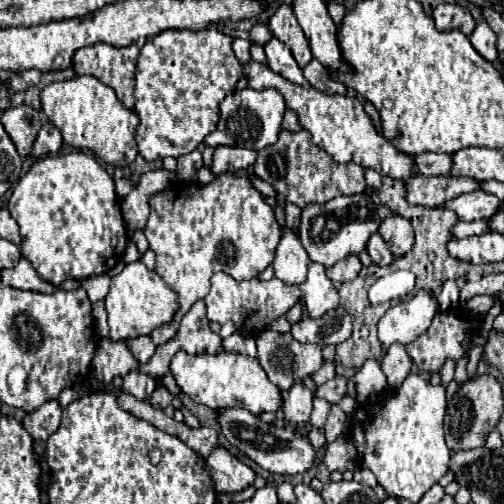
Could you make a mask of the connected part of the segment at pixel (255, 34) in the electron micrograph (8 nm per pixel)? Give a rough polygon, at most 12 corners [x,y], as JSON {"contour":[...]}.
{"contour":[[258,23],[250,31],[250,41],[266,45],[272,39],[268,25]]}

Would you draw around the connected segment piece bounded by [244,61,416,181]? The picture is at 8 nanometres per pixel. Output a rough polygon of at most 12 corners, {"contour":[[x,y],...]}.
{"contour":[[266,65],[248,87],[276,89],[314,143],[408,181],[414,157],[376,131],[360,99],[298,87]]}

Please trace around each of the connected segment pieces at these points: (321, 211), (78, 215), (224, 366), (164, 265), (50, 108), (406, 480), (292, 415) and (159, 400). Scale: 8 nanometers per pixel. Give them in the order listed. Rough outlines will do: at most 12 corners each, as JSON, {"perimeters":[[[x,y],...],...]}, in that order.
{"perimeters":[[[366,193],[302,209],[298,237],[326,269],[366,249],[380,217]],[[90,153],[36,161],[8,209],[60,285],[108,273],[128,235]],[[172,357],[184,395],[210,409],[278,411],[256,357]],[[222,173],[156,193],[144,235],[178,295],[174,337],[224,271],[254,279],[280,241],[274,209]],[[84,75],[50,83],[42,109],[66,145],[112,167],[136,159],[138,115]],[[410,373],[360,405],[350,437],[388,495],[448,471],[446,389]],[[302,383],[288,391],[282,407],[290,423],[306,423],[314,393]],[[158,387],[146,399],[150,405],[168,407],[172,395],[166,387]]]}

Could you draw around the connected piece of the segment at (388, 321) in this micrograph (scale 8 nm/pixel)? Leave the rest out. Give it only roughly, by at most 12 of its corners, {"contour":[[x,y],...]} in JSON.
{"contour":[[426,291],[390,307],[378,323],[382,347],[412,343],[430,327]]}

